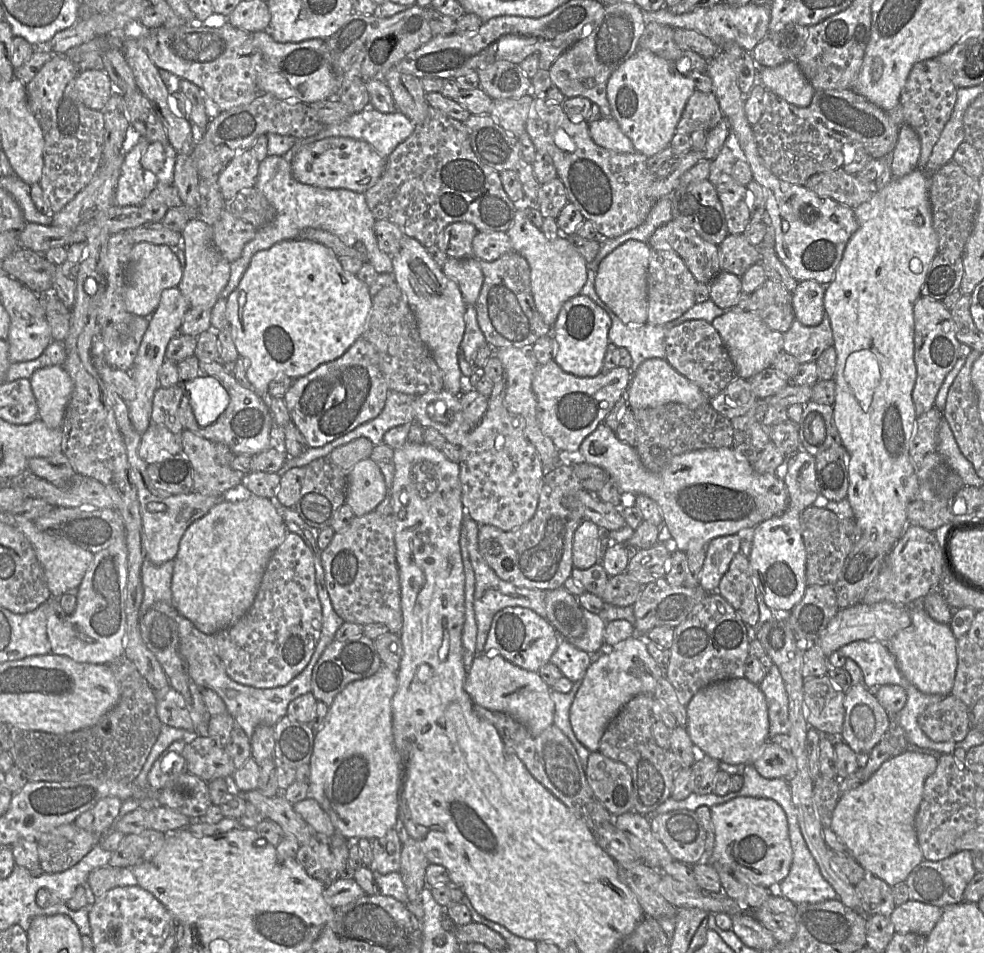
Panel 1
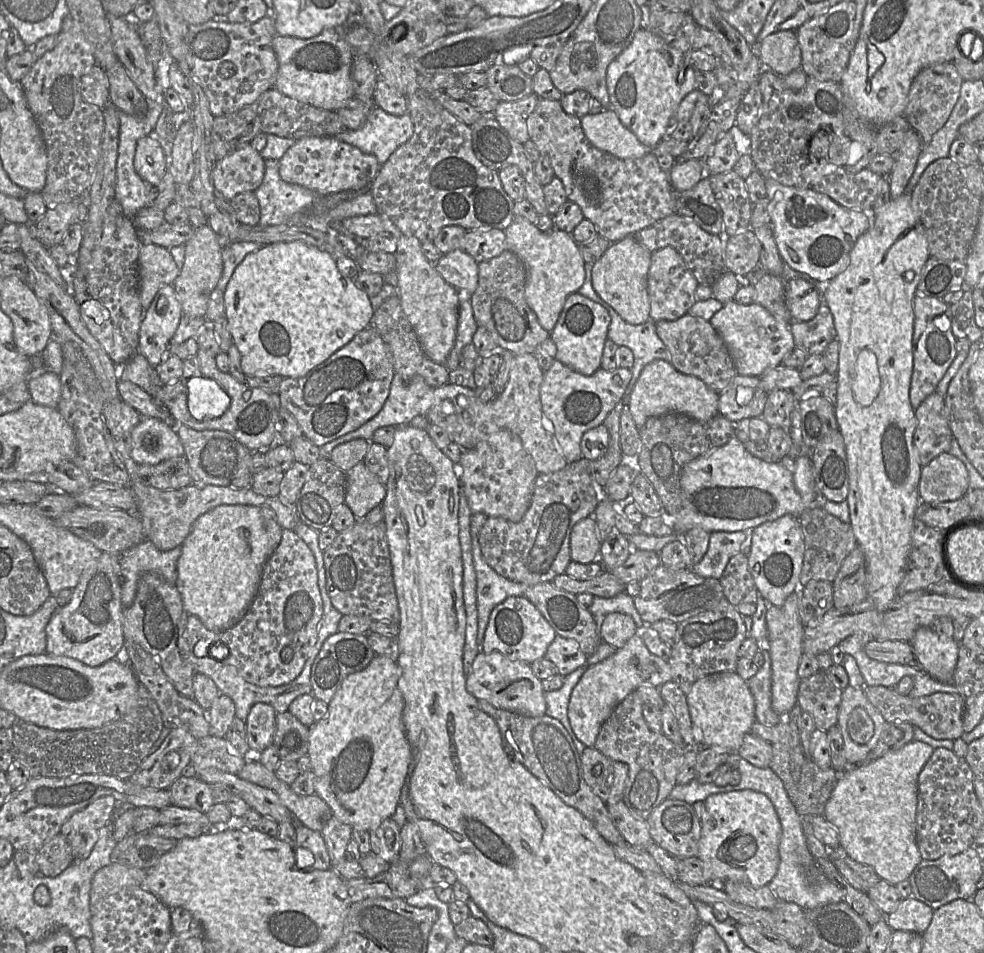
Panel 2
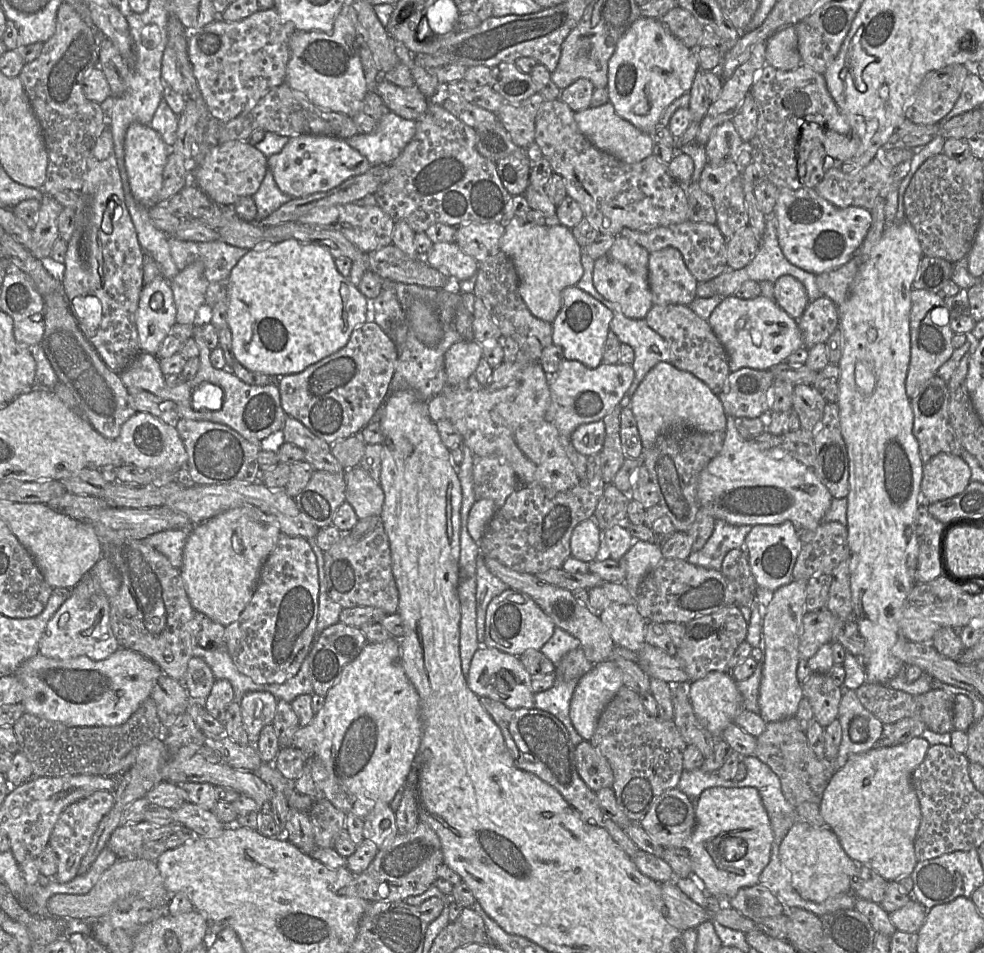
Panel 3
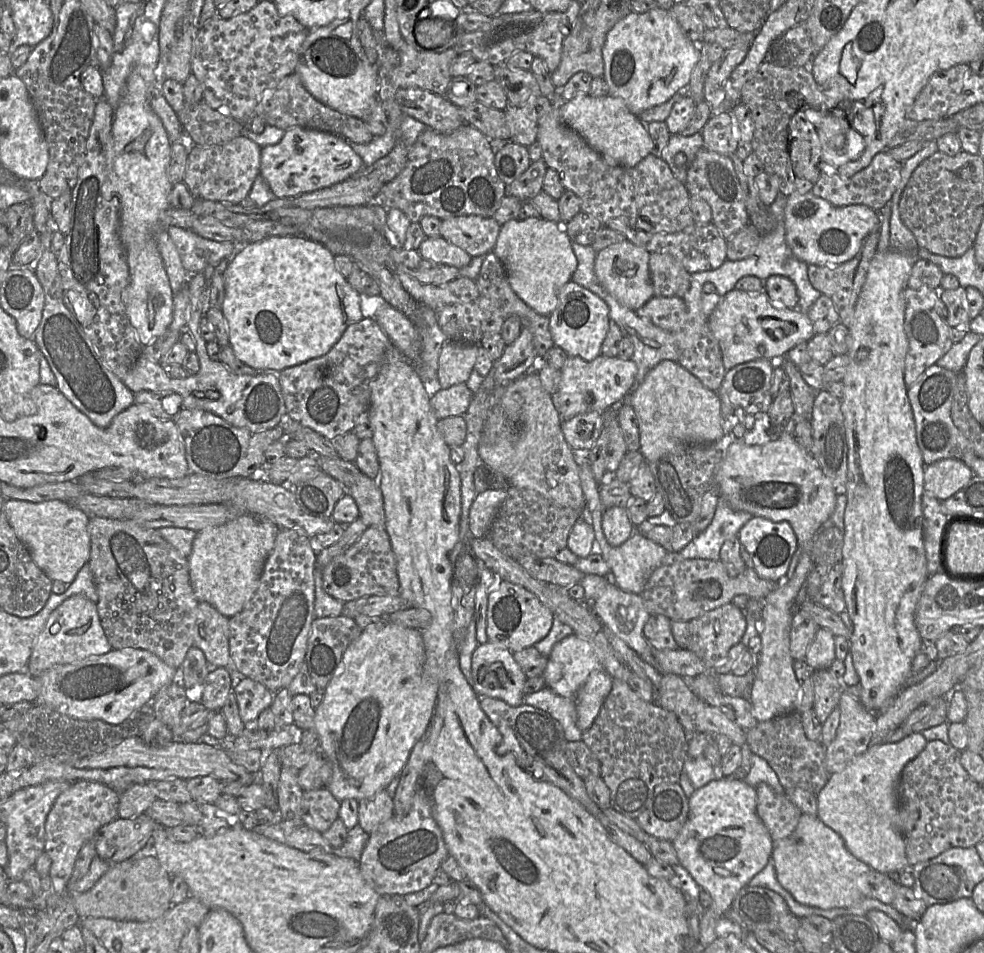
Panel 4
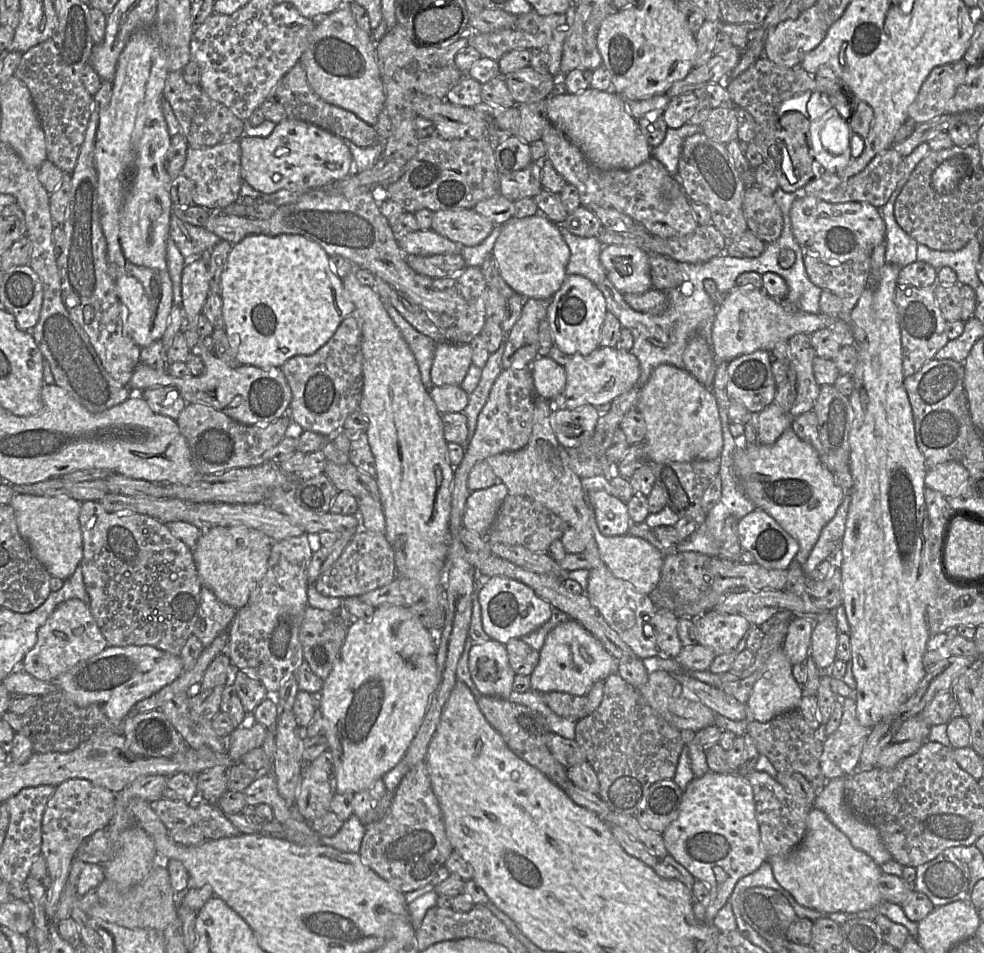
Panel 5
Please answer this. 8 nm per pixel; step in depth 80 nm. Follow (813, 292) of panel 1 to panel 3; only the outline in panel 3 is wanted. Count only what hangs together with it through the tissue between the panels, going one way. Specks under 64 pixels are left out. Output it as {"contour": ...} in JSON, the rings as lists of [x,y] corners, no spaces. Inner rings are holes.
{"contour":[[[783,275],[774,282],[774,301],[795,320],[802,316],[809,304],[804,285],[789,275]]]}

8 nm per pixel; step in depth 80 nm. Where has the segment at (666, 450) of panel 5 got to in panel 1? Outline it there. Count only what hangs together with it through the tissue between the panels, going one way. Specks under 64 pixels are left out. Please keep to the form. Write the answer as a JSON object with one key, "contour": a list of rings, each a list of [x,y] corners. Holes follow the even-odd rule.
{"contour":[[[651,358],[644,361],[633,375],[628,388],[628,407],[631,410],[657,407],[666,403],[678,403],[697,408],[709,403],[702,390],[686,377],[678,373],[666,359]]]}

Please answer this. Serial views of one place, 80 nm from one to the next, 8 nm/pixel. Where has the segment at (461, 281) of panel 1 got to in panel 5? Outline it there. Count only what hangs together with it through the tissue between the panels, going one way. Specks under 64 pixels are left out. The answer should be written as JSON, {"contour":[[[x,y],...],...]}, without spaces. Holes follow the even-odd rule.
{"contour":[[[417,230],[398,234],[398,244],[406,254],[423,256],[461,254],[463,245],[453,242],[433,230]]]}

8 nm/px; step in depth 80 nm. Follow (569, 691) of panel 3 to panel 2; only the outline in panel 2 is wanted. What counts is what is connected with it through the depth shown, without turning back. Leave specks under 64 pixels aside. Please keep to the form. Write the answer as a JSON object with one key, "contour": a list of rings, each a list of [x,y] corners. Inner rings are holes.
{"contour":[[[586,664],[564,676],[564,684],[560,689],[545,692],[545,700],[547,703],[546,714],[558,719],[562,723],[573,740],[579,754],[583,752],[586,746],[577,738],[572,729],[568,717],[568,705],[573,689],[580,681],[588,667],[589,666]]]}

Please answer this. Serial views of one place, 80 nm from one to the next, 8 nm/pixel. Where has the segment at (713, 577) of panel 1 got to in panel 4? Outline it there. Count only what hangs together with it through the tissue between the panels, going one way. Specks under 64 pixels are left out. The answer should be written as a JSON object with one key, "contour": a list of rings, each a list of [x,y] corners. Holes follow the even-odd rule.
{"contour":[[[720,496],[711,523],[704,531],[696,534],[679,553],[685,559],[720,560],[723,543],[736,539],[740,529],[752,517],[748,512],[734,510],[728,501]]]}

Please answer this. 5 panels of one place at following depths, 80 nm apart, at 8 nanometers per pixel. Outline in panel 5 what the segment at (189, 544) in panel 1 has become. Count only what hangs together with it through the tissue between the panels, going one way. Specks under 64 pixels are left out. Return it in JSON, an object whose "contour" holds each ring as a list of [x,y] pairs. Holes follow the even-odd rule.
{"contour":[[[246,526],[212,527],[203,531],[193,550],[202,586],[236,610],[245,607],[253,588],[267,570],[273,542],[263,532]]]}

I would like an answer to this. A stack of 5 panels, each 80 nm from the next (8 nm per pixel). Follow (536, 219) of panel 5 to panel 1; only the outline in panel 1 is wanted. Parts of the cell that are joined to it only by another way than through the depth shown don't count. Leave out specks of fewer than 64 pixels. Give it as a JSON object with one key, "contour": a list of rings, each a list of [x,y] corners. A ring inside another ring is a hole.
{"contour":[[[526,207],[516,208],[514,222],[506,233],[511,239],[513,251],[519,253],[527,260],[531,270],[531,290],[536,308],[544,322],[550,327],[553,327],[563,305],[569,299],[579,295],[584,287],[588,277],[587,262],[573,246],[568,237],[560,235],[555,240],[547,239],[543,231],[537,228],[528,218],[525,209]]]}

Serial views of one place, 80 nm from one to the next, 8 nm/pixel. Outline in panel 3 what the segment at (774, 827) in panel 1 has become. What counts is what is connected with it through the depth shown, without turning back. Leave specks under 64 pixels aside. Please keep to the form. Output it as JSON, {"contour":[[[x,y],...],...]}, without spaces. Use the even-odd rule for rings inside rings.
{"contour":[[[711,787],[705,789],[694,806],[696,825],[685,842],[689,851],[693,874],[704,882],[705,893],[731,900],[739,889],[759,884],[759,877],[770,861],[773,830],[759,791],[755,787]]]}

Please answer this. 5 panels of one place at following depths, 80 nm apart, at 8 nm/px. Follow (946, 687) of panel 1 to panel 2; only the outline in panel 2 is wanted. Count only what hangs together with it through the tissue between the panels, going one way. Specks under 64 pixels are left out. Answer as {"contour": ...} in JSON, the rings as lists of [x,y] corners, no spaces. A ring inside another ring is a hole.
{"contour":[[[920,627],[909,641],[922,668],[931,678],[951,683],[957,666],[959,646],[953,637],[937,634],[932,627]]]}

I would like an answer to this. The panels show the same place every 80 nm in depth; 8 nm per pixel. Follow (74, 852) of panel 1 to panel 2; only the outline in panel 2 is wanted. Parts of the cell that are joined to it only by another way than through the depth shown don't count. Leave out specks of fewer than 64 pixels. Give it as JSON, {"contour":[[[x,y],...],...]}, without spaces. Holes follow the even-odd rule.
{"contour":[[[60,832],[45,841],[37,851],[39,874],[55,877],[75,862],[70,844]]]}

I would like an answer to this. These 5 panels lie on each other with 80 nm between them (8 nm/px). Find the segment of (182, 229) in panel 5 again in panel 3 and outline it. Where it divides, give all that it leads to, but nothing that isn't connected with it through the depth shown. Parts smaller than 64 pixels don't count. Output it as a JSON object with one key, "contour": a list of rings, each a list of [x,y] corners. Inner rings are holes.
{"contour":[[[168,235],[172,258],[179,271],[195,261],[204,265],[209,282],[224,283],[234,266],[250,250],[230,245],[221,239],[209,242],[186,241]]]}

